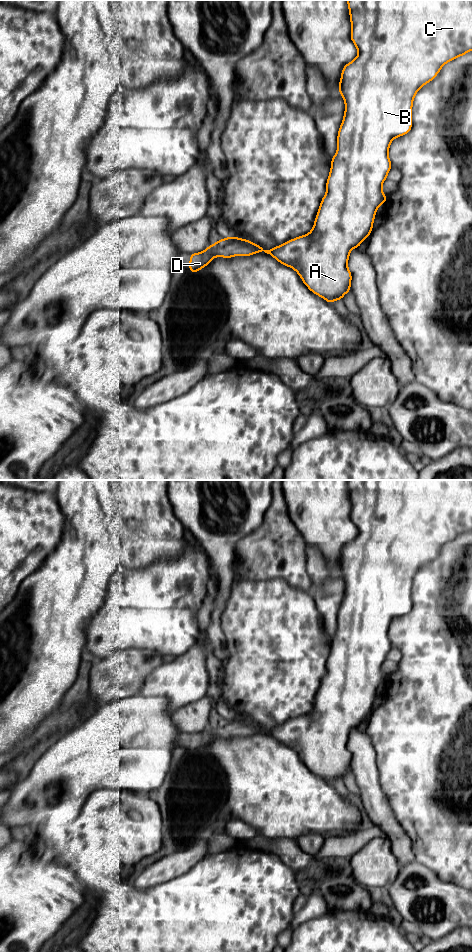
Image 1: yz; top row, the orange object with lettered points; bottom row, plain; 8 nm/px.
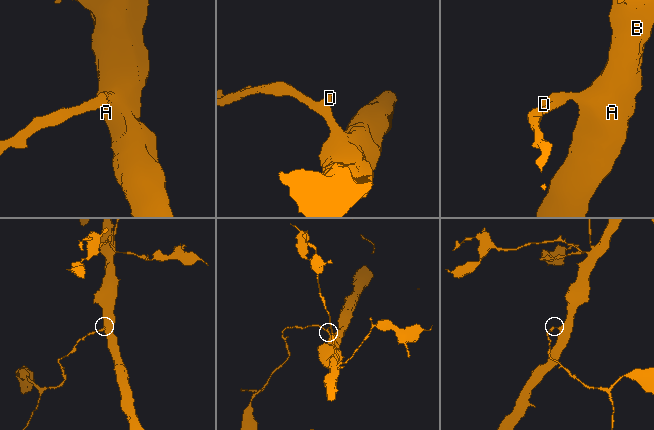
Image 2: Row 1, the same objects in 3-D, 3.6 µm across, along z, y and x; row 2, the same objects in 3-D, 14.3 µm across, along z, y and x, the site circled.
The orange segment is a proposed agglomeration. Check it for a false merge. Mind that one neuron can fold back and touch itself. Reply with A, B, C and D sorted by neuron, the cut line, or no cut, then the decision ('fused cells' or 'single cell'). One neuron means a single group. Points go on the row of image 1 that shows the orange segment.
A B C D; no cut; single cell

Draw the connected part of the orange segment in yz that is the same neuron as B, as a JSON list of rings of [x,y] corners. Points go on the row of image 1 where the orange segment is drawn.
[[[472,0],[346,1],[351,21],[350,38],[358,55],[343,67],[337,88],[344,99],[345,112],[338,130],[338,148],[331,158],[326,194],[321,200],[312,230],[271,250],[264,250],[261,246],[238,237],[220,239],[204,251],[190,254],[188,267],[191,273],[197,273],[215,257],[251,256],[264,251],[279,263],[294,269],[310,291],[330,304],[335,300],[342,300],[351,291],[352,274],[348,269],[350,251],[359,248],[369,237],[376,211],[387,200],[382,184],[393,167],[388,156],[390,144],[394,138],[403,136],[412,129],[412,106],[418,90],[432,81],[447,62],[472,50]]]

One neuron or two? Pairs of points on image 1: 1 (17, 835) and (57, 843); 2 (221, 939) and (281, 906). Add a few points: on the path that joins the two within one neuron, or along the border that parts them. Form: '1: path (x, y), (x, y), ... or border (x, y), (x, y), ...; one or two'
1: path (27, 835), (47, 843); one
2: path (236, 924), (255, 906), (266, 906); one

